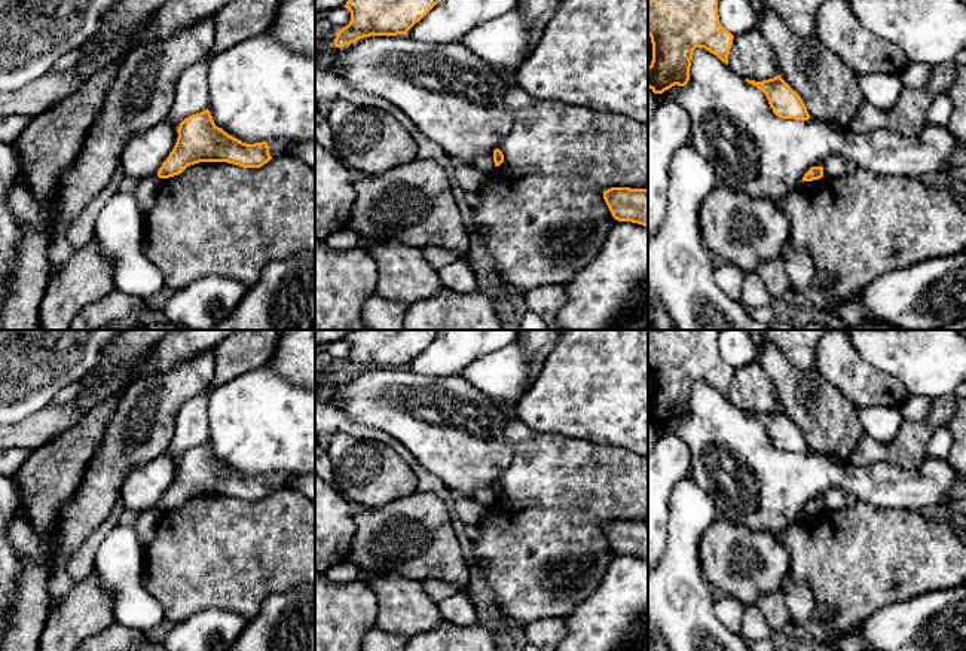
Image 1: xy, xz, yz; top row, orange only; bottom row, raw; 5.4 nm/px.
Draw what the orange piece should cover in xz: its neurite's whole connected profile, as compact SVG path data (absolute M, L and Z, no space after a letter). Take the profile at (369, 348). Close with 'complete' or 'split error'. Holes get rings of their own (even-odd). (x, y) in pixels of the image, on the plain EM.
M351 330L343 339L351 345L351 354L337 364L334 379L343 380L370 369L407 367L438 334L440 330Z; complete

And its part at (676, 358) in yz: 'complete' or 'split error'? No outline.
complete

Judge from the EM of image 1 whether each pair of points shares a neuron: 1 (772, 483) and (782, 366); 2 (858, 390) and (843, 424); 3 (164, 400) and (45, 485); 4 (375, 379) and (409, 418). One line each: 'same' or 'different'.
1: different
2: different
3: different
4: same

